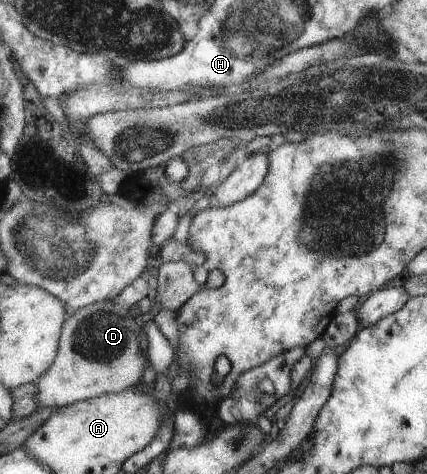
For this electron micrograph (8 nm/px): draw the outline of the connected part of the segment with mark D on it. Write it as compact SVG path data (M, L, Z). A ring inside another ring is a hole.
M100 300L75 309L70 317L62 321L54 361L34 383L37 407L56 409L103 393L121 392L133 386L140 386L140 376L147 366L147 361L139 340L140 324L128 315L127 308L110 300Z

